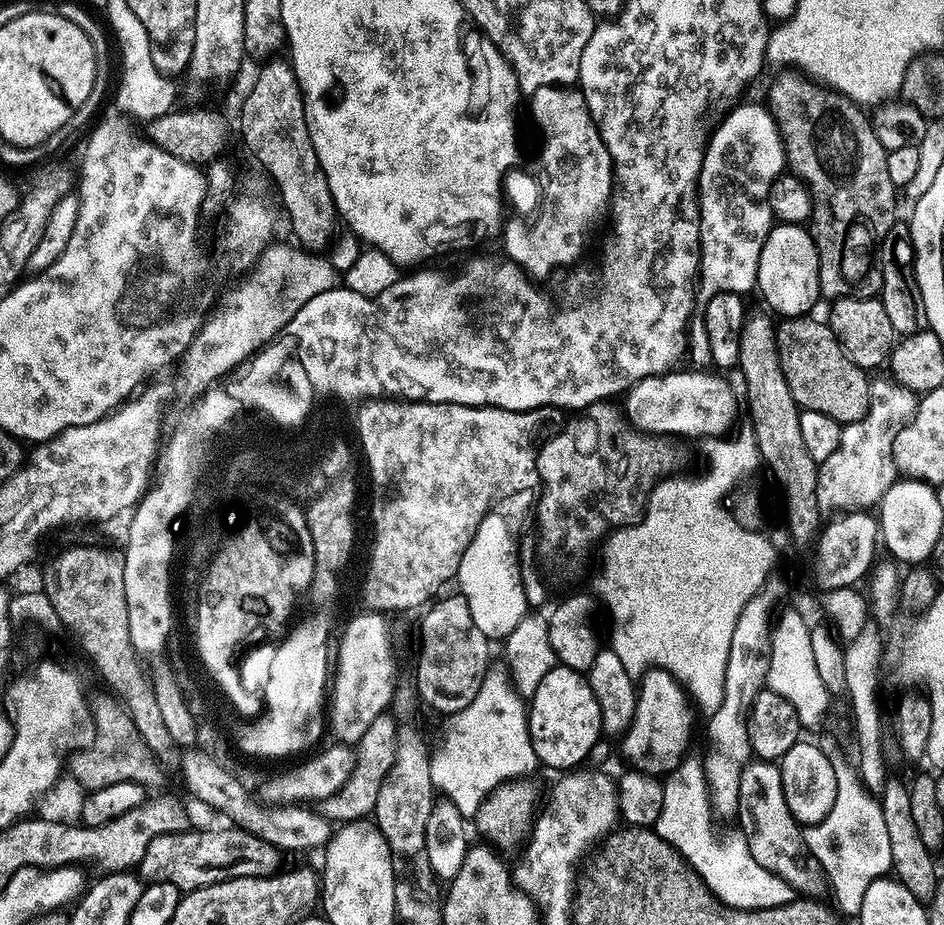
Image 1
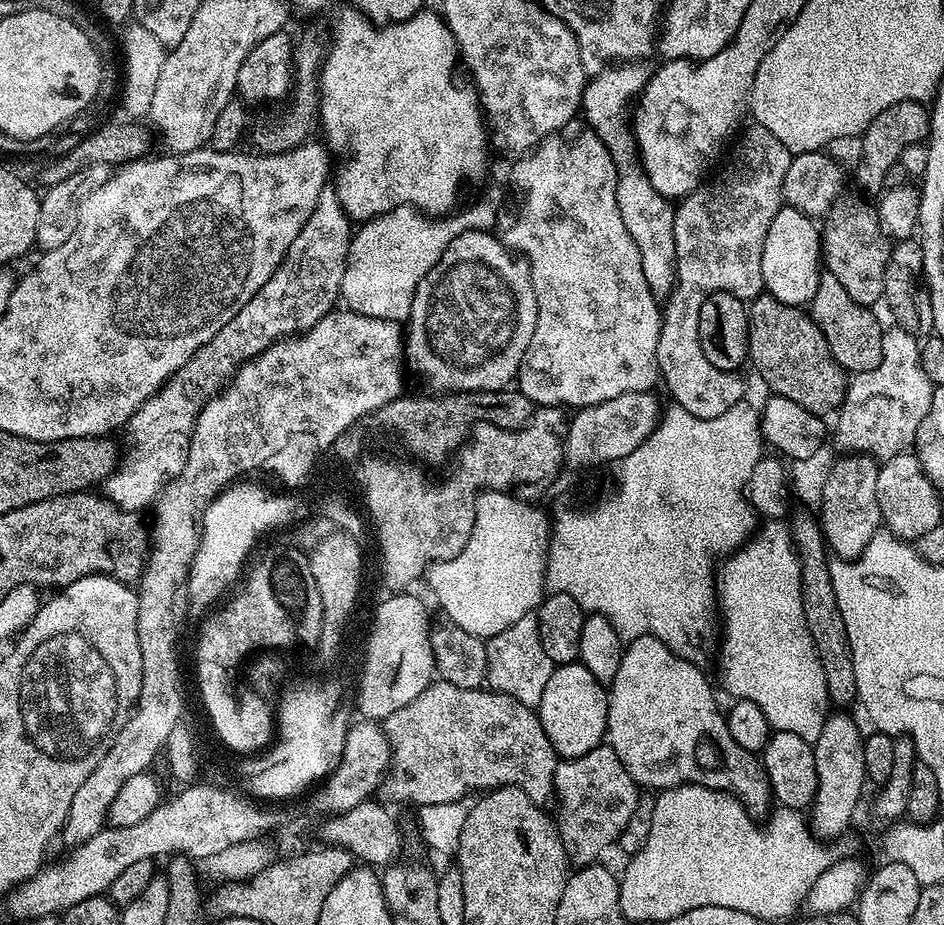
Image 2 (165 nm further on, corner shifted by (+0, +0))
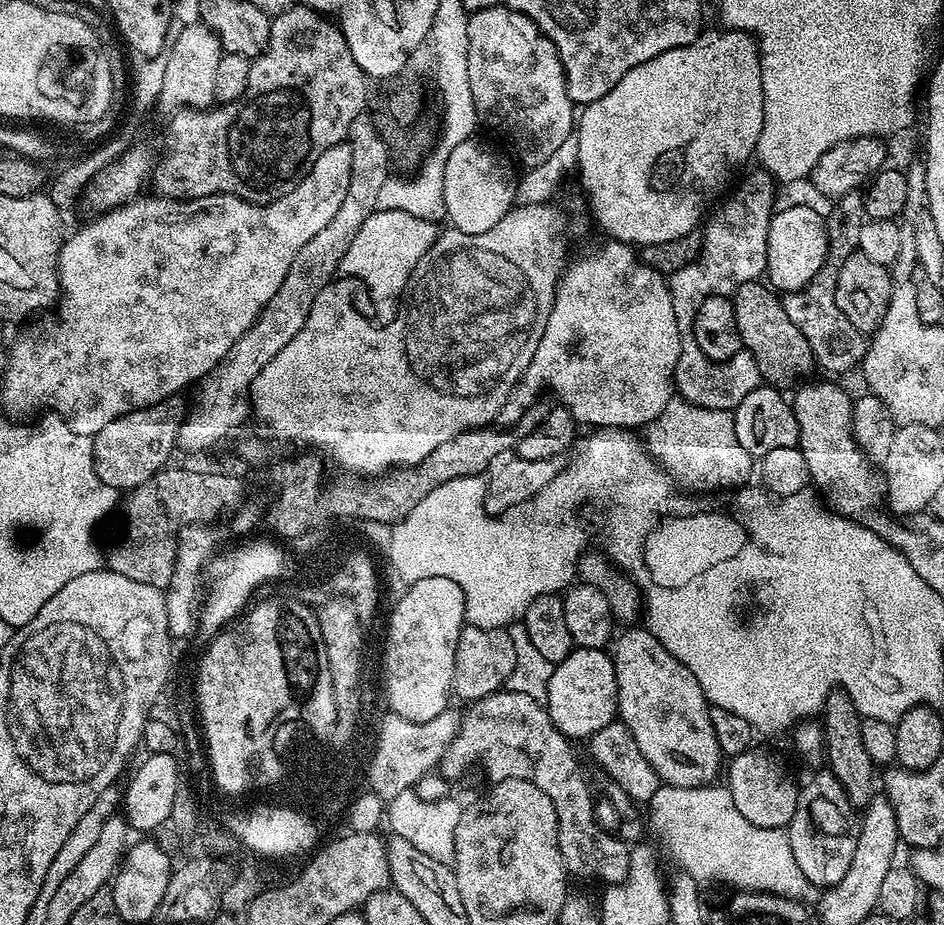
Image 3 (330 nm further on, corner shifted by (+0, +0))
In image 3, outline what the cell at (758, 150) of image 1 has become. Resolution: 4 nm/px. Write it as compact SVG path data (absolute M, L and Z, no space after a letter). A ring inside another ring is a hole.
M756 168L750 173L736 192L723 204L722 208L715 210L707 217L701 233L700 253L686 266L668 278L673 303L674 318L677 319L679 334L679 358L675 363L675 378L673 385L679 397L690 401L702 409L733 411L737 404L746 398L750 391L761 387L761 380L744 380L744 372L748 372L748 360L732 360L730 365L706 358L694 339L694 315L706 298L714 296L730 296L740 285L748 281L759 279L766 271L768 265L769 224L772 221L776 205L774 206L774 187L776 181L764 169Z

